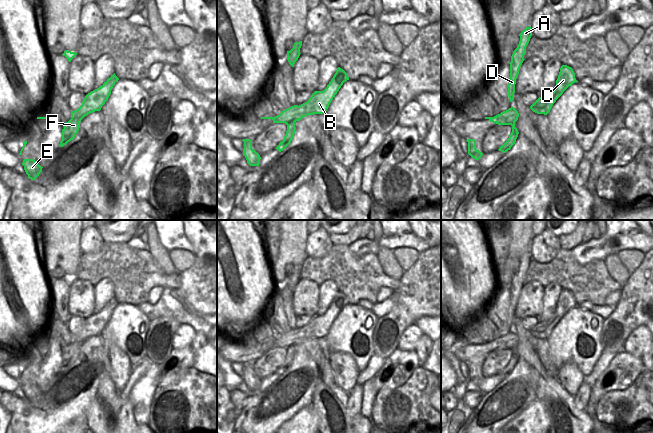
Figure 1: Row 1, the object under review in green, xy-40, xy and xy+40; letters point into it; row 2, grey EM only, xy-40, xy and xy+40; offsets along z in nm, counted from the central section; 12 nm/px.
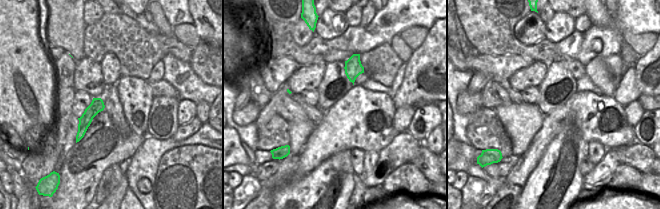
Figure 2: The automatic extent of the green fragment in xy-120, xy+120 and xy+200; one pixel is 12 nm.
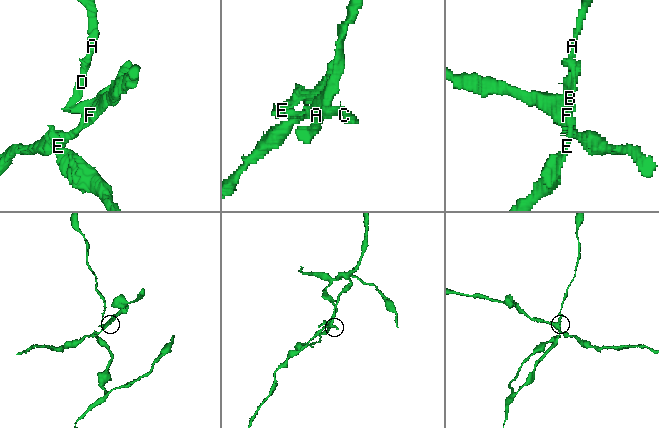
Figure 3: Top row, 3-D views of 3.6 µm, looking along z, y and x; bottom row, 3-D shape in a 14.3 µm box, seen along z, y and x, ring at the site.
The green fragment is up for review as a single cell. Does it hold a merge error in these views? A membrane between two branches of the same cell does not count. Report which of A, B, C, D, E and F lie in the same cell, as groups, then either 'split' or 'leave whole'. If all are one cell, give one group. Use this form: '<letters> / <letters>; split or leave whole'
A D E / B C F; split

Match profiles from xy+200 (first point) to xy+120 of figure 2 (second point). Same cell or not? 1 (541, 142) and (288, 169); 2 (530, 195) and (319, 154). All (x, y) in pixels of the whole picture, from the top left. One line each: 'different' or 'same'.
1: different
2: different

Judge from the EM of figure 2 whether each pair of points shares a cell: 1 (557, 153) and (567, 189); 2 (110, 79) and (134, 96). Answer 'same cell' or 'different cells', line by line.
1: same cell
2: different cells

